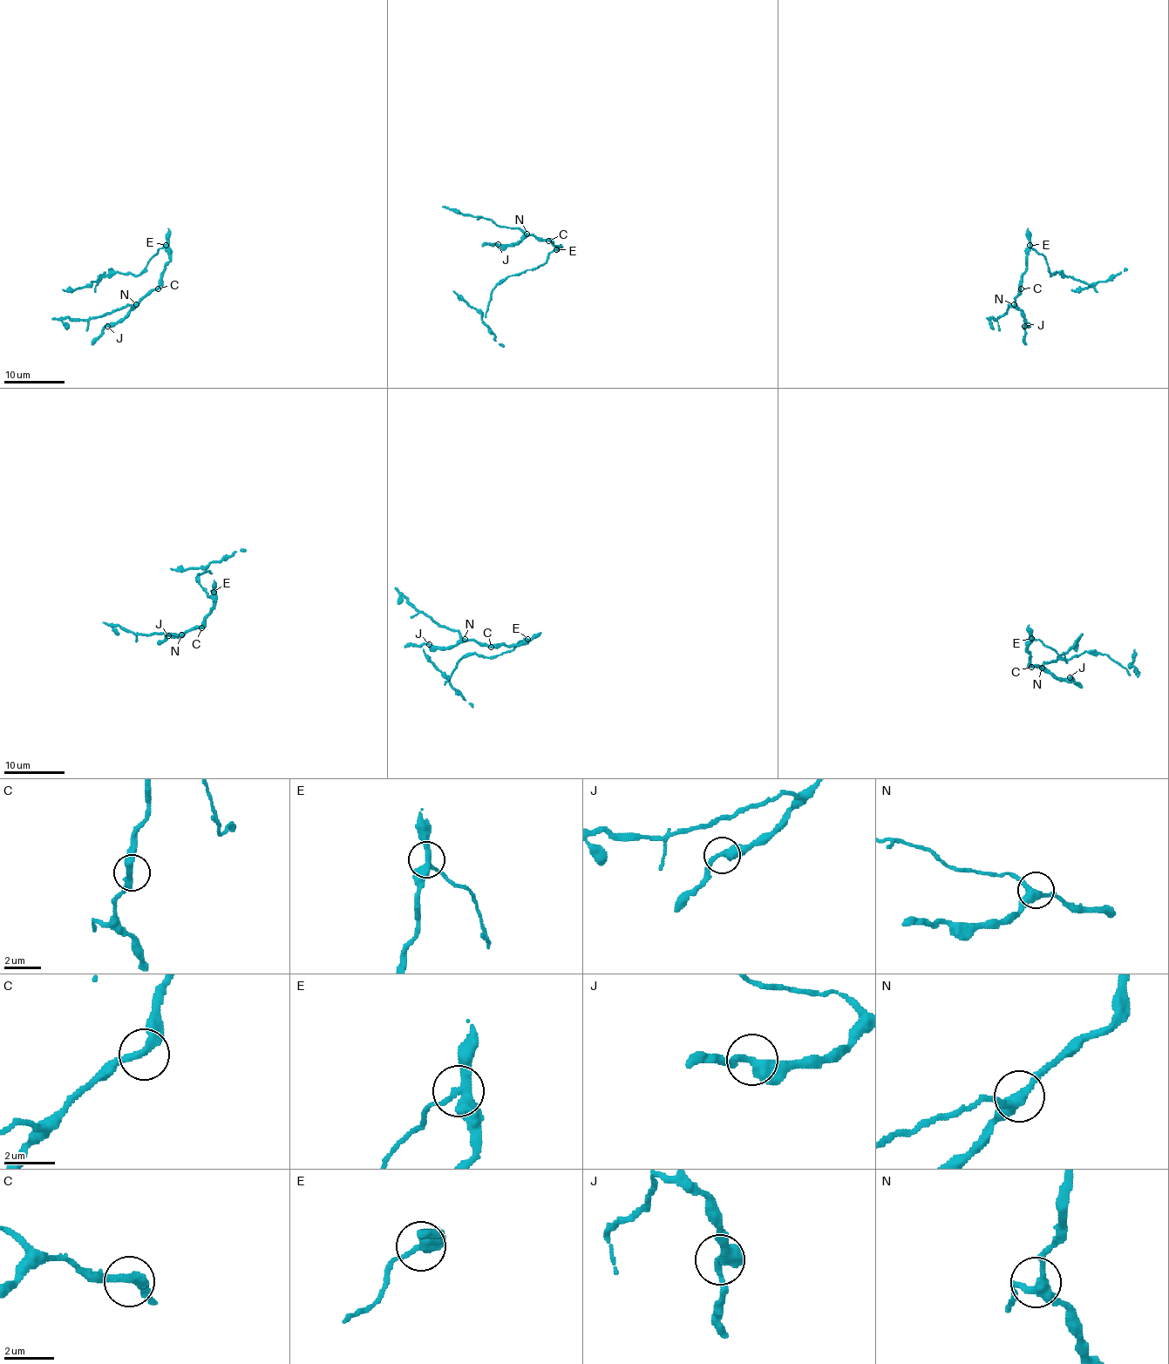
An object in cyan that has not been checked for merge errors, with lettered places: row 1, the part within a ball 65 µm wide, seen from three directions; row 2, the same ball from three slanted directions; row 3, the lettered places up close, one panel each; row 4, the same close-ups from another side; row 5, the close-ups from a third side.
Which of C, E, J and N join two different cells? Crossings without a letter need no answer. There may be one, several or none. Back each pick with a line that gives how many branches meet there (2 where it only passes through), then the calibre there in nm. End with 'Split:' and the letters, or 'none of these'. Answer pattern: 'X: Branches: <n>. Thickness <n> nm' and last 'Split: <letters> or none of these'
E: Branches: 3. Thickness 360 nm
Split: E

